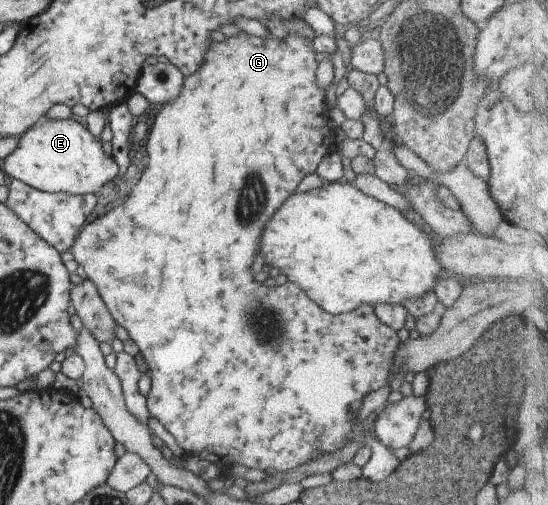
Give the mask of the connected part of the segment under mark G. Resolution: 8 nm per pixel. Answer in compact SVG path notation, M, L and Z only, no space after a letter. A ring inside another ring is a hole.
M239 33L237 37L225 37L223 41L219 43L211 43L211 47L207 49L205 57L203 57L203 63L199 65L199 69L187 77L183 77L183 85L181 85L181 91L179 91L179 97L167 105L159 108L157 115L151 116L149 123L149 135L147 137L147 142L145 143L145 153L147 154L147 165L143 172L139 173L137 179L132 183L131 193L126 197L126 199L117 207L113 207L110 211L101 215L95 221L87 223L85 227L79 230L77 237L75 237L73 243L70 245L69 250L73 255L73 259L76 261L77 265L83 267L87 279L90 279L98 291L99 297L103 302L103 305L107 308L107 311L111 314L116 325L123 327L127 331L128 338L135 343L138 347L139 353L143 355L143 359L147 364L149 375L150 375L150 388L147 392L145 398L146 408L148 413L163 427L165 431L173 437L175 443L183 449L184 457L189 457L191 455L197 456L201 459L206 459L209 462L214 460L227 461L231 465L243 465L247 469L259 469L259 471L285 471L285 469L291 469L291 467L296 467L299 463L303 461L308 461L311 459L316 459L321 455L325 455L331 452L336 447L340 446L344 439L349 433L352 435L351 426L359 422L356 421L356 415L358 414L359 405L363 398L366 397L368 391L374 390L381 384L386 383L386 377L392 372L391 356L393 350L398 344L398 338L395 330L392 330L388 325L385 325L373 311L373 307L369 304L359 304L357 308L353 308L348 312L343 312L341 315L329 315L325 311L321 311L317 305L313 305L299 288L291 283L283 283L283 285L277 285L277 287L261 287L259 283L253 283L251 279L251 271L249 271L249 263L251 263L251 257L257 249L257 241L259 241L259 233L262 233L263 225L269 223L271 215L275 213L277 207L281 207L281 203L285 203L287 199L294 194L294 191L303 177L308 174L315 172L318 163L321 162L323 155L329 154L334 151L334 141L333 132L329 131L327 127L327 116L329 108L326 106L325 101L325 90L321 87L317 87L315 84L315 69L317 63L315 63L316 54L313 53L312 39L307 39L307 37L301 37L301 34L291 33L283 39L273 39L273 37L267 37L267 39L260 39L259 37L253 37L247 35L247 33Z

